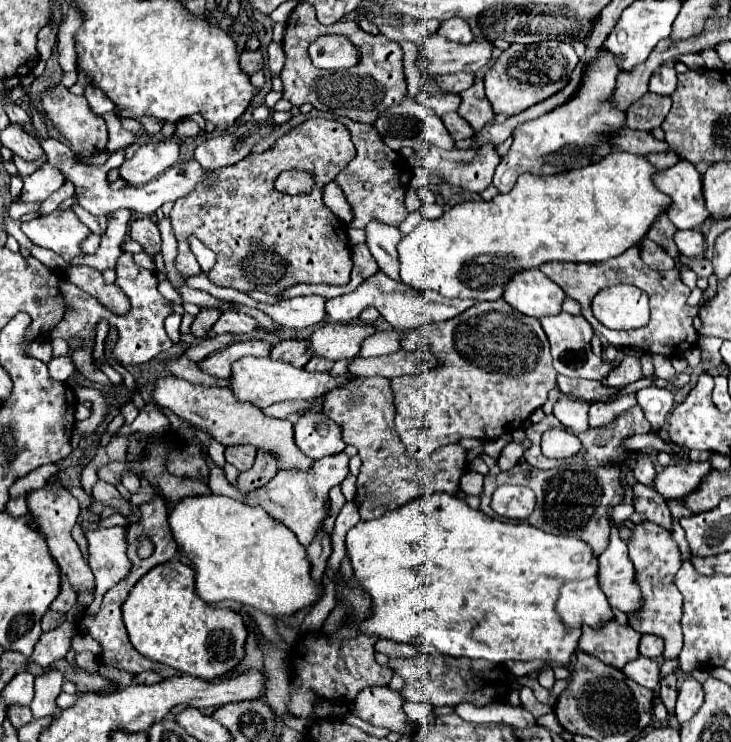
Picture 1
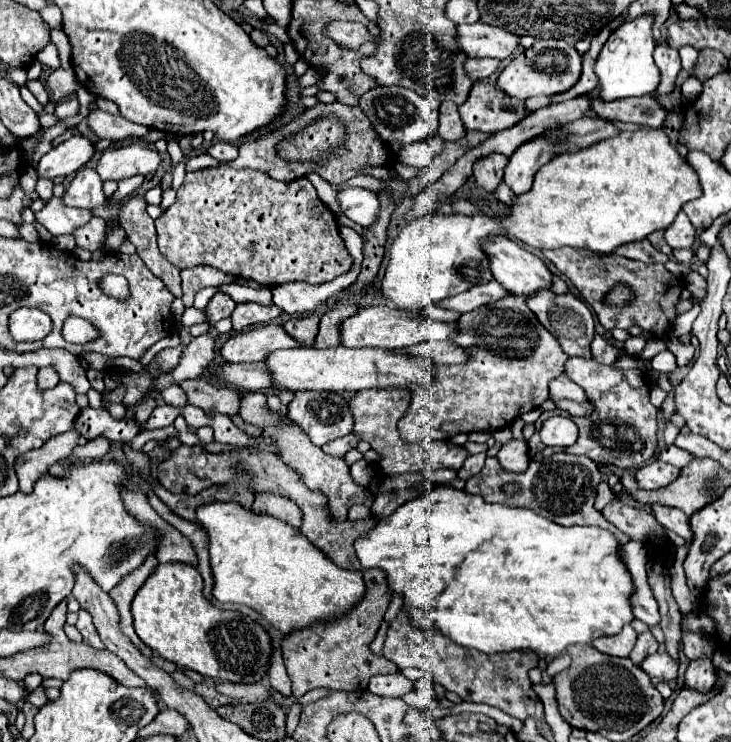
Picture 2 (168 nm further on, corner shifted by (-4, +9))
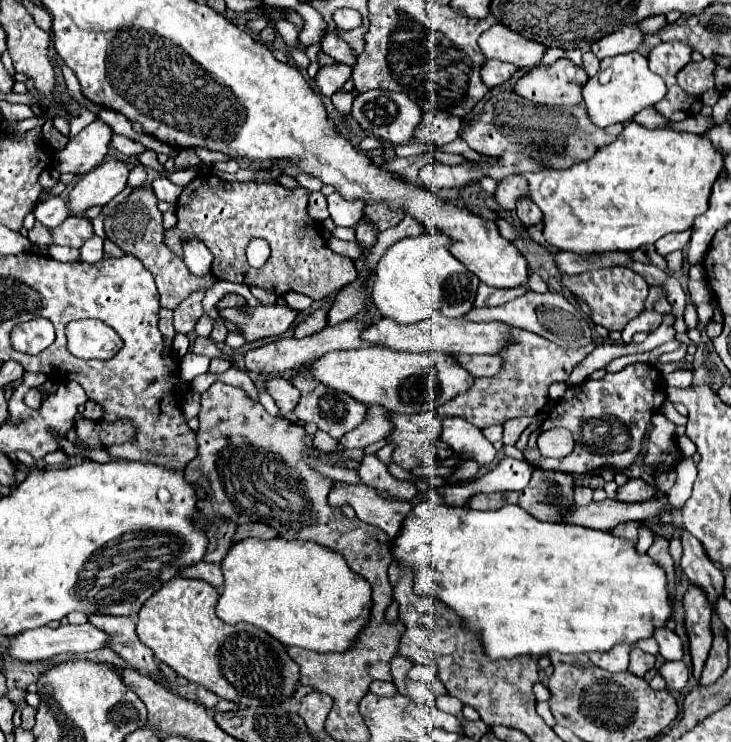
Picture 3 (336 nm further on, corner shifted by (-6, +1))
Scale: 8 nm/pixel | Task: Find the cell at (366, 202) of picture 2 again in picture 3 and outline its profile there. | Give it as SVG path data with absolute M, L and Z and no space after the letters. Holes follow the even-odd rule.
M332 193L332 195L326 197L326 203L328 203L330 219L336 225L354 227L360 221L360 217L362 217L364 205L360 201L344 201L338 193Z

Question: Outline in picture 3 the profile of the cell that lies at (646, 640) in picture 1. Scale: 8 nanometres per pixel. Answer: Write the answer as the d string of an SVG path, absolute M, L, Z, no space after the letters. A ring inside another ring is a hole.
M632 647L632 651L630 651L630 667L628 667L628 671L634 673L634 675L638 675L638 677L644 677L644 675L654 667L654 661L656 661L654 655L644 653L644 651L638 649L638 647Z

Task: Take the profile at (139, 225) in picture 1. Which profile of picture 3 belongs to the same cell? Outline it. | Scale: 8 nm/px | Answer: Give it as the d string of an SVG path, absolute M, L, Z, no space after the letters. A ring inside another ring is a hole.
M148 185L134 189L126 197L126 201L116 207L114 213L104 217L104 231L106 231L106 237L112 243L116 243L126 255L134 255L136 259L140 259L142 265L154 275L156 287L160 291L160 305L162 307L174 309L190 293L200 291L200 289L210 289L216 281L216 277L212 277L212 273L206 273L204 277L198 277L198 275L190 273L188 267L184 265L182 257L176 257L176 253L172 253L164 245L162 211L158 209L158 199Z

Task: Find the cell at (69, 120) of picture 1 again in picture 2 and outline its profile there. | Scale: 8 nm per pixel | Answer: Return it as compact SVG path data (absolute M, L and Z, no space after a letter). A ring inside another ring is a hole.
M100 109L90 111L86 121L88 121L90 131L98 139L108 139L108 141L122 141L126 137L140 139L142 135L148 135L148 131L150 131L144 125L138 125L138 123L124 119L122 115L110 115L110 113L104 113Z

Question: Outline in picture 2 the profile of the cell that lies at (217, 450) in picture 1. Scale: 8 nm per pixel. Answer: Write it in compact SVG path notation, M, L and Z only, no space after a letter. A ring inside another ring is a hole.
M204 377L182 381L180 387L186 391L190 405L200 407L210 417L218 413L230 415L239 412L241 397L232 388L215 388Z

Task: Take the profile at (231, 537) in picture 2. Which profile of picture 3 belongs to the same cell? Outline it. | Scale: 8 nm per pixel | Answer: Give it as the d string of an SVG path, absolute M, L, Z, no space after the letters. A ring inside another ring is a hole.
M244 539L232 545L226 559L222 561L224 589L216 607L216 613L226 623L252 623L284 645L302 647L318 653L348 651L358 635L370 621L372 589L364 577L354 573L340 553L322 547L314 541L286 541L286 539Z

